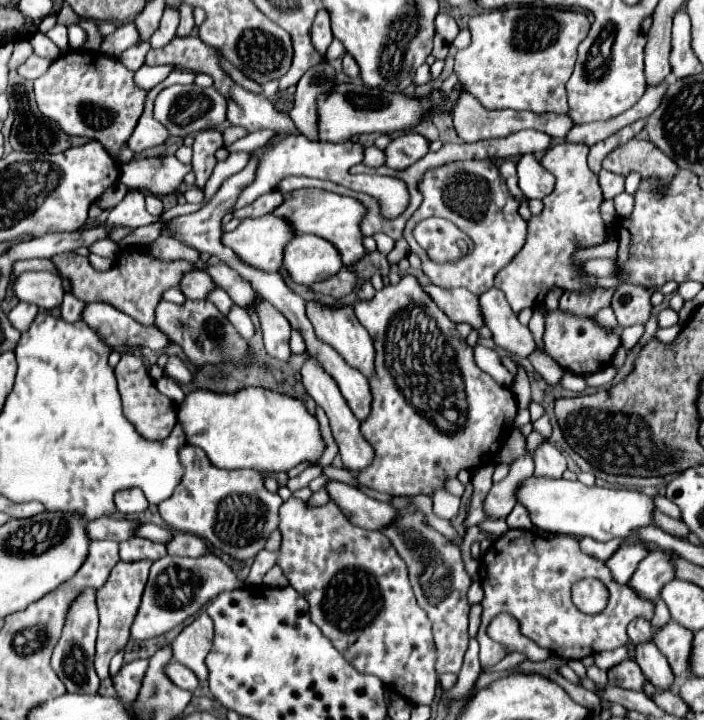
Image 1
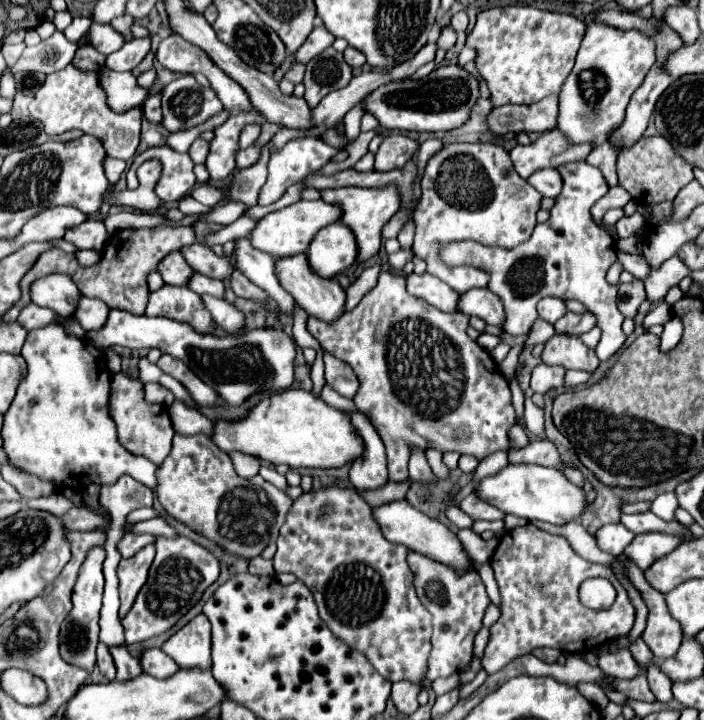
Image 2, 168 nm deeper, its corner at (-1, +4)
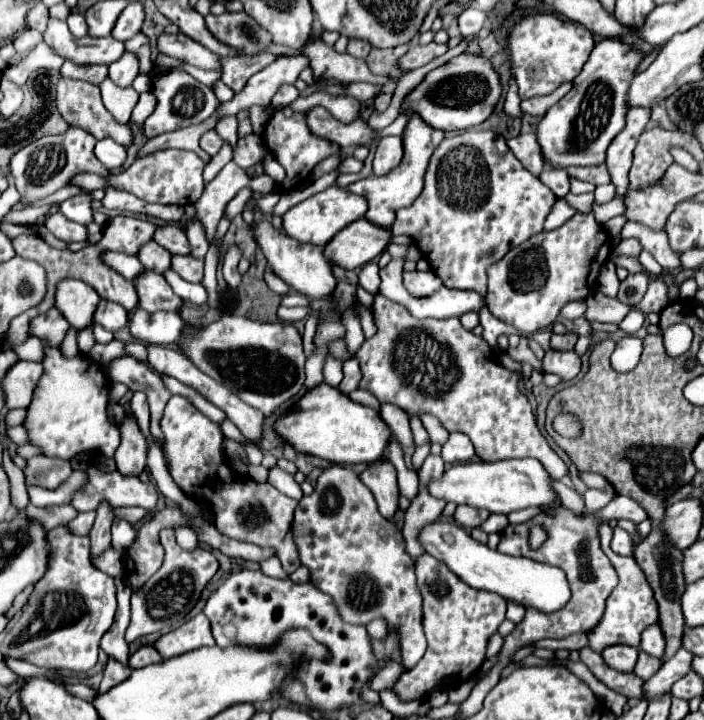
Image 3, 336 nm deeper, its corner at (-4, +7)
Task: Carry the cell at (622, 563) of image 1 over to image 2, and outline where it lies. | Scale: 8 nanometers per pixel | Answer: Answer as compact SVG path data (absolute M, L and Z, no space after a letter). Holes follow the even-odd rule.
M648 531L634 537L634 541L626 547L626 557L630 557L642 571L646 571L656 559L672 553L684 539L678 535L662 533L662 531Z

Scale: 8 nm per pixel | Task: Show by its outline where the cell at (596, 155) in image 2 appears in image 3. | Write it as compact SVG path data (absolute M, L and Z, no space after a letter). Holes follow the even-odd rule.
M599 164L599 166L571 166L571 168L567 168L567 172L569 172L569 176L575 176L575 178L591 182L591 184L609 184L611 182L611 176L609 176L605 164Z

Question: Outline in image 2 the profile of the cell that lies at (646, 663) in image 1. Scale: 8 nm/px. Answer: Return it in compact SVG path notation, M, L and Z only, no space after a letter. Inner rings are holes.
M654 661L650 667L648 667L648 683L650 683L650 689L652 693L656 695L656 701L660 703L668 703L672 699L672 681L660 671L660 667L656 665L658 661Z

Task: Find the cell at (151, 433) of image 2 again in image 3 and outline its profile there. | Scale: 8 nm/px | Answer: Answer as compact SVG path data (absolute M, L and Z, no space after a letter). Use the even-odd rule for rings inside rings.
M125 412L125 418L119 424L119 432L121 444L115 452L117 470L123 474L141 474L147 466L149 442L137 424L137 418L131 412Z

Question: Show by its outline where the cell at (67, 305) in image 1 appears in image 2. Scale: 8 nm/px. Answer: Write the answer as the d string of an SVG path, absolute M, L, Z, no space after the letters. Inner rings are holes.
M82 297L76 311L76 319L84 327L84 331L96 331L96 327L102 327L104 319L108 319L108 311L110 307L104 301Z

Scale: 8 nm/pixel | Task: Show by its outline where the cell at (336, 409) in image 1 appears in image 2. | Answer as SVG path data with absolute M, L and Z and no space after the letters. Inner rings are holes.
M352 413L350 419L366 443L364 455L358 457L356 461L352 461L352 465L350 465L350 483L358 491L380 489L388 483L384 443L380 439L380 435L376 433L376 429L372 427L372 423L368 423L368 419L364 419L364 415Z

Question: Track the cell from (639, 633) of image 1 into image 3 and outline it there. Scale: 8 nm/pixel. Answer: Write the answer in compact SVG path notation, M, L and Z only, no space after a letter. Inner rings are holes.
M639 650L639 660L637 660L637 666L635 666L635 674L639 676L639 678L643 678L643 680L647 680L647 678L651 678L659 668L661 668L661 660L659 658L655 658L655 656L649 656L647 652L643 652L643 650Z

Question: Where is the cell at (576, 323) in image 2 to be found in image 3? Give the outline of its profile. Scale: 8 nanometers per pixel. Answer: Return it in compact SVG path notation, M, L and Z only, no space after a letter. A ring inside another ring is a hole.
M575 332L553 334L553 336L551 336L551 348L553 348L553 350L573 350L577 338L579 338L579 336L577 336Z

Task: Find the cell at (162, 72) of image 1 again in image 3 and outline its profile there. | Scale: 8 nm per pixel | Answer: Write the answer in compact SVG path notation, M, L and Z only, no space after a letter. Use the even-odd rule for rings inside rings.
M105 78L99 84L99 88L103 94L103 104L113 114L113 118L121 120L121 122L129 122L131 112L139 100L139 92L135 92L133 86L121 88L111 78Z

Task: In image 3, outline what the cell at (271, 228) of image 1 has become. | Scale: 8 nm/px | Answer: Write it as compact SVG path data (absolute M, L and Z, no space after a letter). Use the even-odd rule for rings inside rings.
M331 186L287 210L287 214L283 214L283 232L297 242L311 242L317 246L325 246L335 236L335 232L345 228L349 222L363 218L363 212L367 212L367 200L363 200L363 196L351 194L345 188Z

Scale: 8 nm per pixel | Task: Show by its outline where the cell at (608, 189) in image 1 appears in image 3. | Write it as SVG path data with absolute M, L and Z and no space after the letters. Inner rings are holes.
M607 184L607 186L597 186L595 188L595 204L607 204L613 198L617 198L617 190L615 186Z

